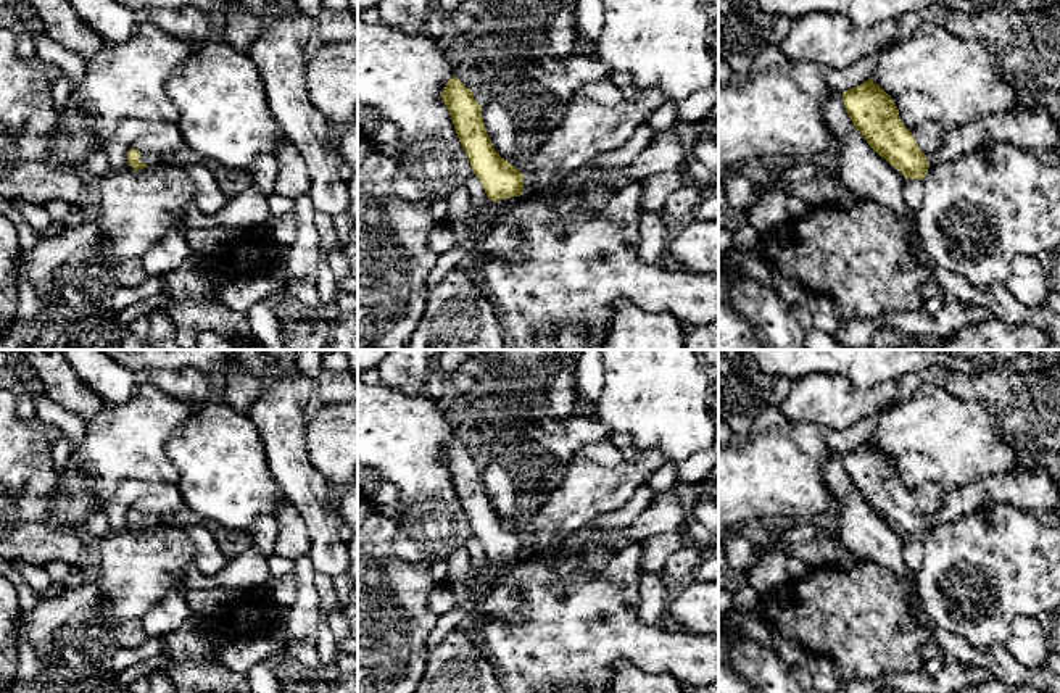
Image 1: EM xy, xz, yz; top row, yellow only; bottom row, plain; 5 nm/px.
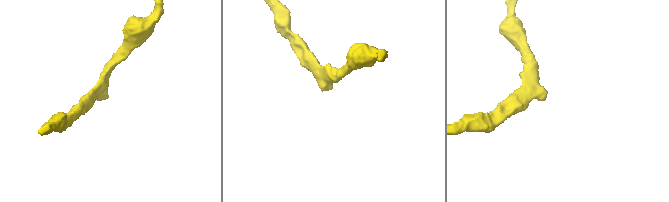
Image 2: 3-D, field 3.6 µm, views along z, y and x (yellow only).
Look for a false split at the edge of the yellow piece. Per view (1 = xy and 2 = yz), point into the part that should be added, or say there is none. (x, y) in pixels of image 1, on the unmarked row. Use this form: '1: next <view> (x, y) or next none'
1: next xy (150, 521)
2: next yz (1038, 490)

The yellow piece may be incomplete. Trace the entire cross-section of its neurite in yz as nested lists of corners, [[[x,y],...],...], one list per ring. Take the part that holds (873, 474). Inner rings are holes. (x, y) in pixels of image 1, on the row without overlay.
[[[870,438],[843,453],[843,463],[854,488],[867,504],[905,540],[921,542],[931,524],[950,522],[963,514],[997,504],[1046,514],[1060,509],[1060,464],[1033,471],[1007,471],[984,477],[960,490],[944,493],[939,508],[925,516],[904,487],[892,459]]]

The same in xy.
[[[130,509],[127,512],[127,522],[129,527],[134,529],[134,532],[140,532],[143,529],[158,525],[161,519],[158,516],[142,516],[139,511]]]

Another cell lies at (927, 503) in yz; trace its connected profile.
[[[926,483],[921,488],[912,492],[912,496],[918,506],[918,509],[925,516],[931,516],[941,504],[941,496],[944,490],[938,483]]]

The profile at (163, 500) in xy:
[[[127,480],[119,485],[106,516],[111,530],[119,532],[129,527],[127,512],[130,509],[139,511],[142,516],[158,516],[161,521],[172,521],[184,506],[177,483],[145,485],[137,480]]]

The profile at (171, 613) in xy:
[[[172,590],[140,620],[150,638],[161,638],[182,627],[188,616],[190,609],[182,591]]]

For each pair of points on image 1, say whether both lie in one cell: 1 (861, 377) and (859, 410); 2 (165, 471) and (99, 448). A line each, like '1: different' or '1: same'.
1: different
2: same

